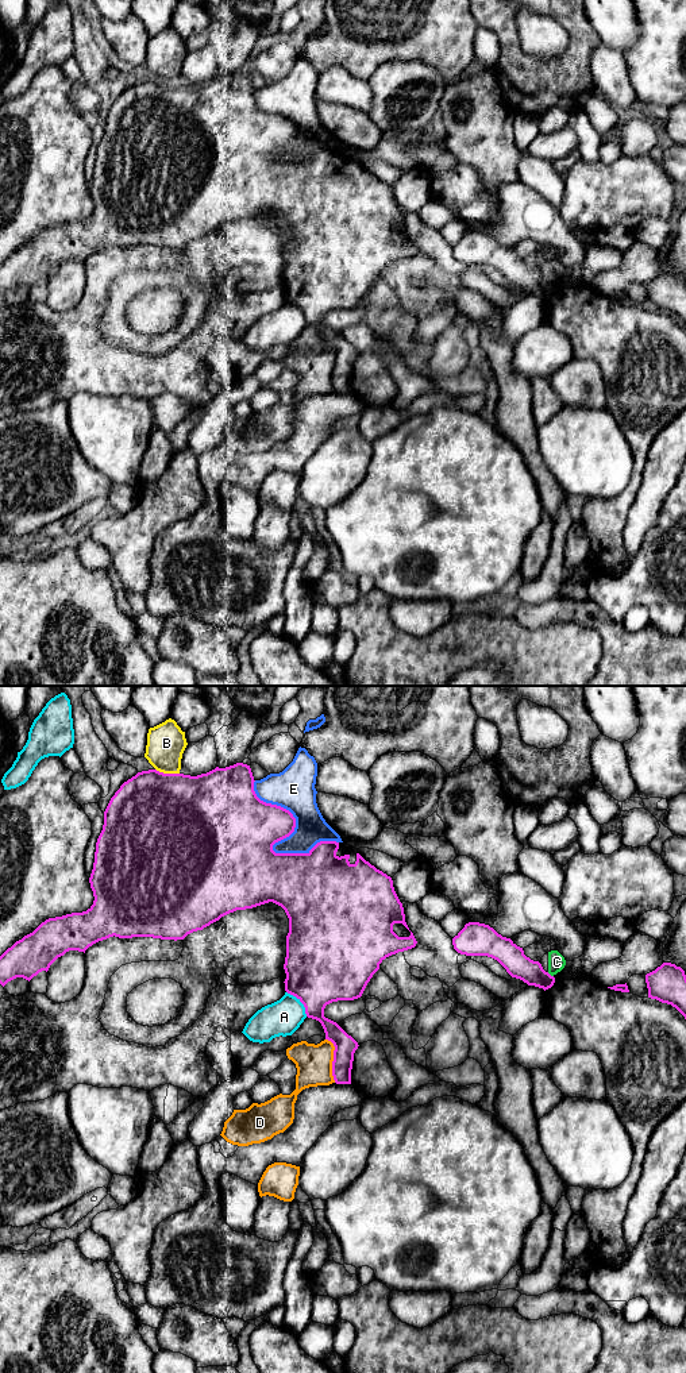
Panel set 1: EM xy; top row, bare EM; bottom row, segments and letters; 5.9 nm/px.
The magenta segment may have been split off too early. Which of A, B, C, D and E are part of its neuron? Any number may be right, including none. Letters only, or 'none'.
none

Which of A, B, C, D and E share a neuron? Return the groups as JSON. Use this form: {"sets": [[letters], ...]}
{"sets": [["A"], ["B"], ["C"], ["D"], ["E"]]}

